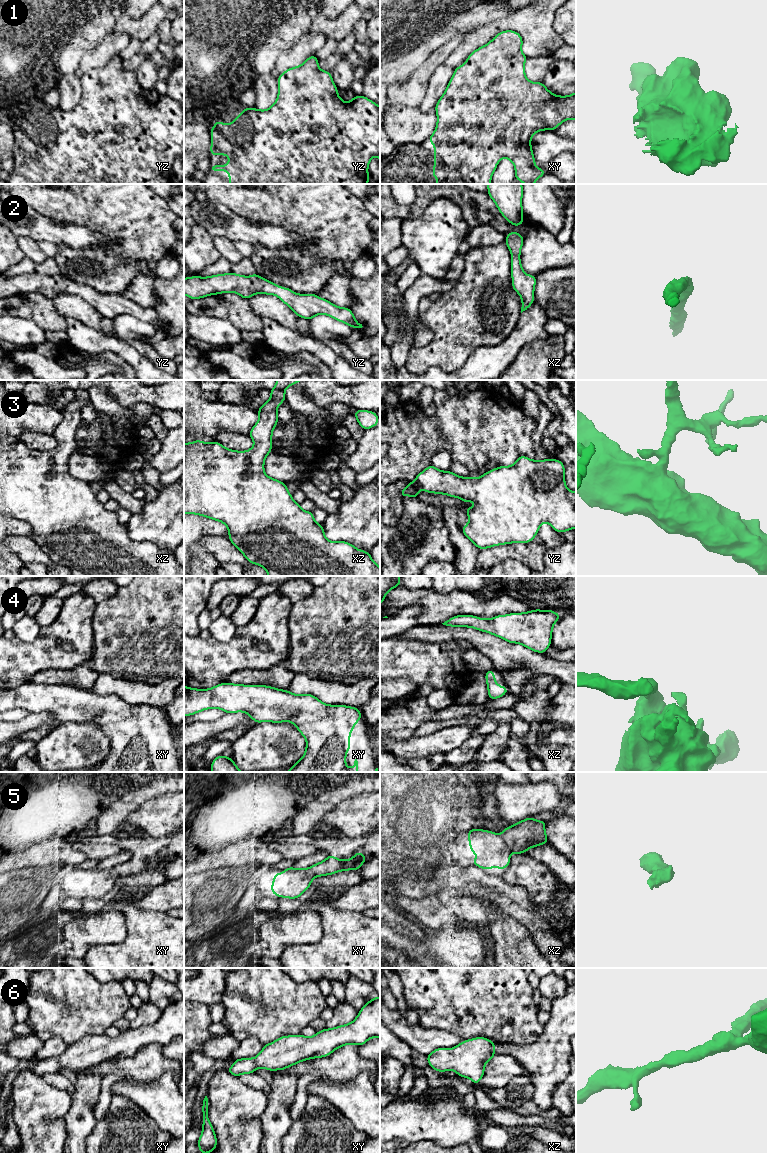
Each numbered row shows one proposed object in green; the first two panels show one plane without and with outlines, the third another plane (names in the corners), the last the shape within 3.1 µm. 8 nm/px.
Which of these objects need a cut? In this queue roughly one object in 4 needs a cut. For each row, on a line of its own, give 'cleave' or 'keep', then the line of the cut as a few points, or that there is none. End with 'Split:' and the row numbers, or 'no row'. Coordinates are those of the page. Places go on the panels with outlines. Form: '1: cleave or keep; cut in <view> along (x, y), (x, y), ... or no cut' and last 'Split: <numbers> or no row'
1: keep; no cut
2: keep; no cut
3: keep; no cut
4: keep; no cut
5: cleave; cut in xz along (499, 835), (511, 852)
6: keep; no cut
Split: 5

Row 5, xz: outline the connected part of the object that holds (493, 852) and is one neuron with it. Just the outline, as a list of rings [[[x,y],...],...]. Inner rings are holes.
[[[473,828],[468,831],[468,843],[473,855],[479,852],[479,858],[473,858],[472,863],[483,870],[490,868],[505,869],[510,864],[510,850],[504,844],[502,837],[488,830]]]

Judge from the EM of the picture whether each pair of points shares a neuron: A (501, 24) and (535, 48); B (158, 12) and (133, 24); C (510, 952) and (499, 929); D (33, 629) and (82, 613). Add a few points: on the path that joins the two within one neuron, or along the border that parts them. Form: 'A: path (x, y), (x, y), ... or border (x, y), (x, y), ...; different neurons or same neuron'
A: path (511, 24), (517, 24), (531, 38); same neuron
B: path (152, 18), (146, 24), (139, 24); same neuron
C: path (510, 946), (510, 940), (505, 935); same neuron
D: border (41, 627), (32, 641), (20, 640); different neurons

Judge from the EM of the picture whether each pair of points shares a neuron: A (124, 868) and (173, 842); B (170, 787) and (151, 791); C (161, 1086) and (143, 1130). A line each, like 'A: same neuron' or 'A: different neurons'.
A: same neuron
B: same neuron
C: different neurons

